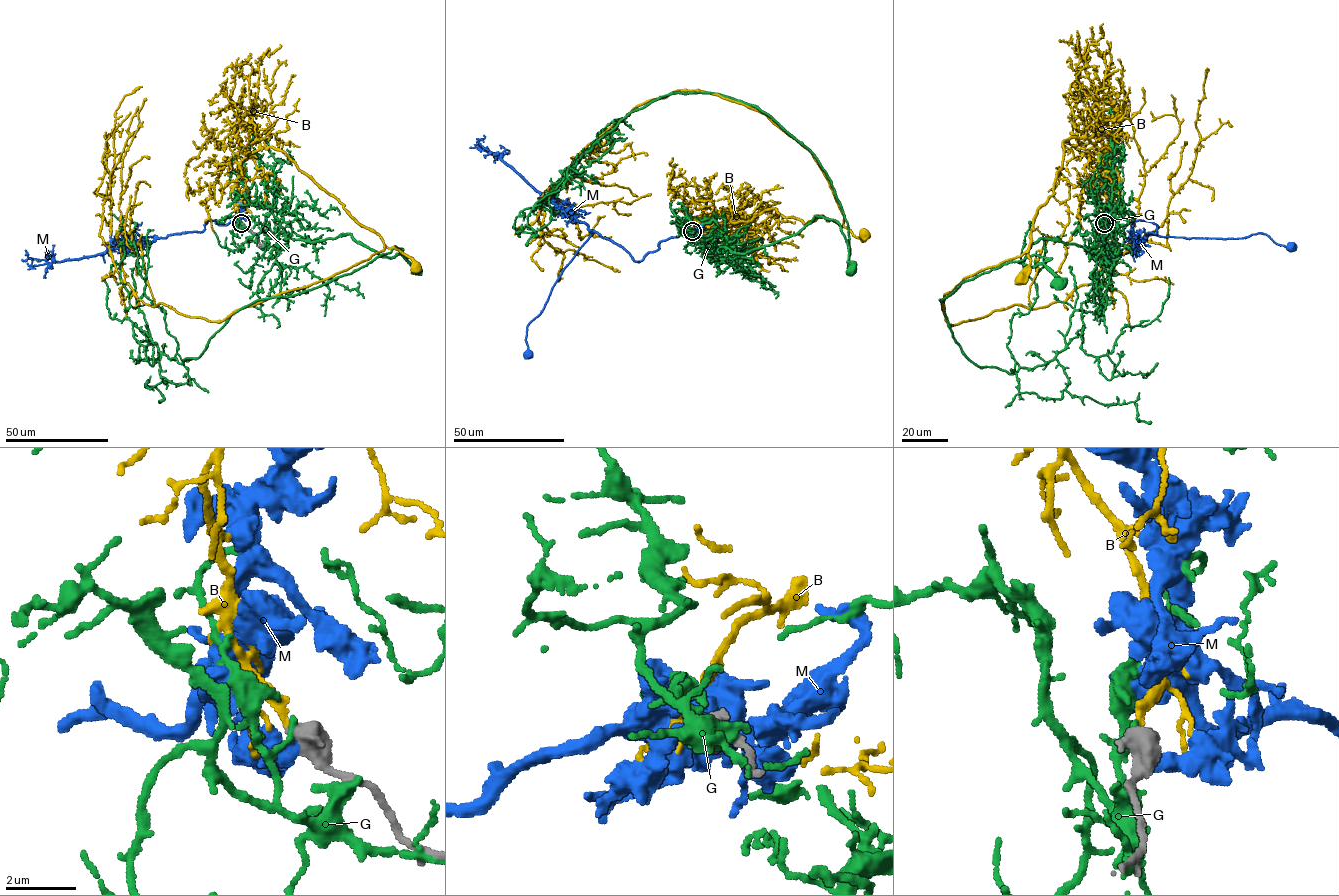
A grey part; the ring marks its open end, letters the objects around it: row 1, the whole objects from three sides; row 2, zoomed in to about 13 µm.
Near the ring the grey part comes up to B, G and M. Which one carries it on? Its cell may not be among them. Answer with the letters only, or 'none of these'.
B

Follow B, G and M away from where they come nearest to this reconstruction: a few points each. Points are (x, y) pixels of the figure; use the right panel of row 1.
B: (1104, 223), (1097, 190), (1085, 169), (1094, 144), (1067, 139), (1054, 193), (1032, 223), (1030, 262), (1020, 278)
G: (1104, 224), (1102, 236), (1107, 238), (1092, 247), (1044, 239), (1031, 244), (1024, 264), (1044, 264), (1061, 284)
M: (1104, 224), (1109, 219), (1120, 225), (1150, 221), (1157, 230), (1146, 237), (1240, 238), (1264, 233), (1291, 247)

